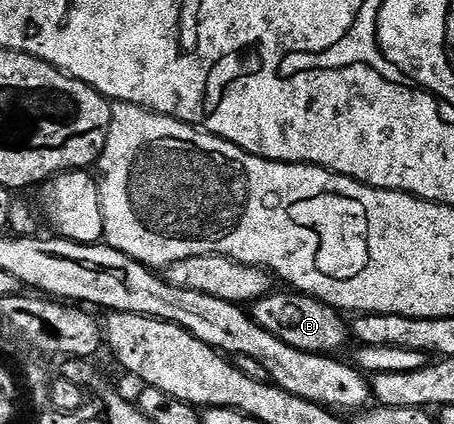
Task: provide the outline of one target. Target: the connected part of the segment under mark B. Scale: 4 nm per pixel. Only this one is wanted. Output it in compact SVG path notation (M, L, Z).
M274 290L269 295L259 298L251 306L253 321L267 334L275 334L279 342L287 342L295 350L337 354L345 343L350 343L351 328L346 317L330 304L317 300L314 296L304 295L296 290Z

